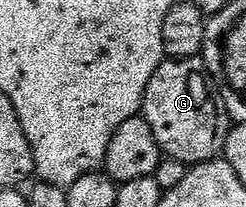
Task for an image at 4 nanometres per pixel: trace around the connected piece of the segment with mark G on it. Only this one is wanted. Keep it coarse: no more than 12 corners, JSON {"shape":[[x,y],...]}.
{"shape":[[204,60],[162,61],[143,116],[165,157],[222,156]]}

